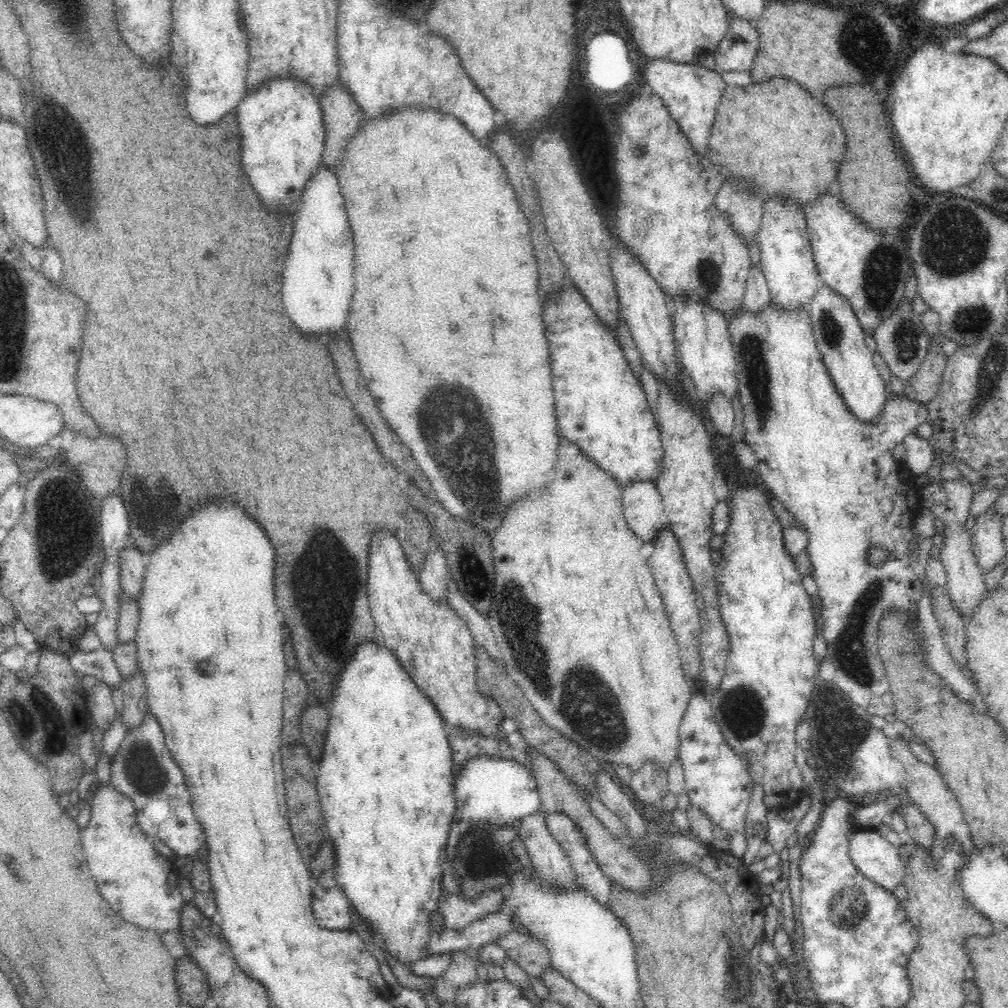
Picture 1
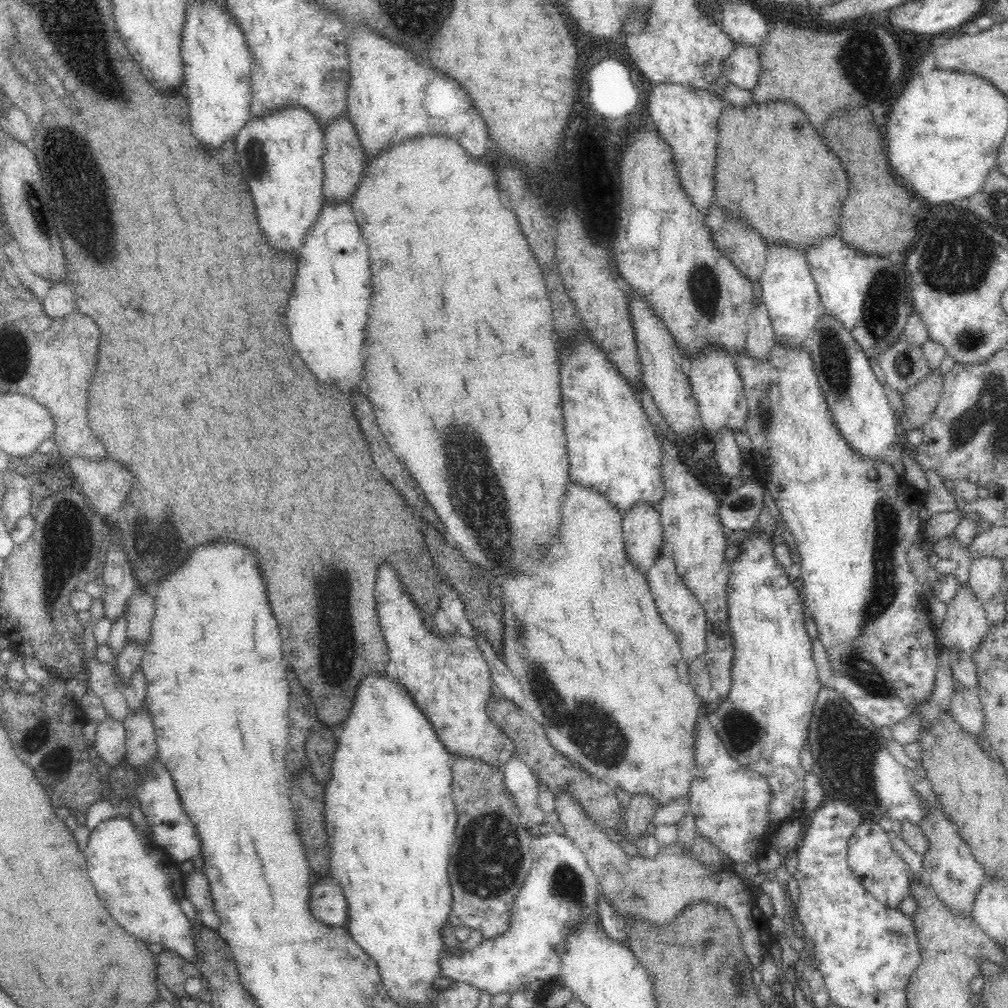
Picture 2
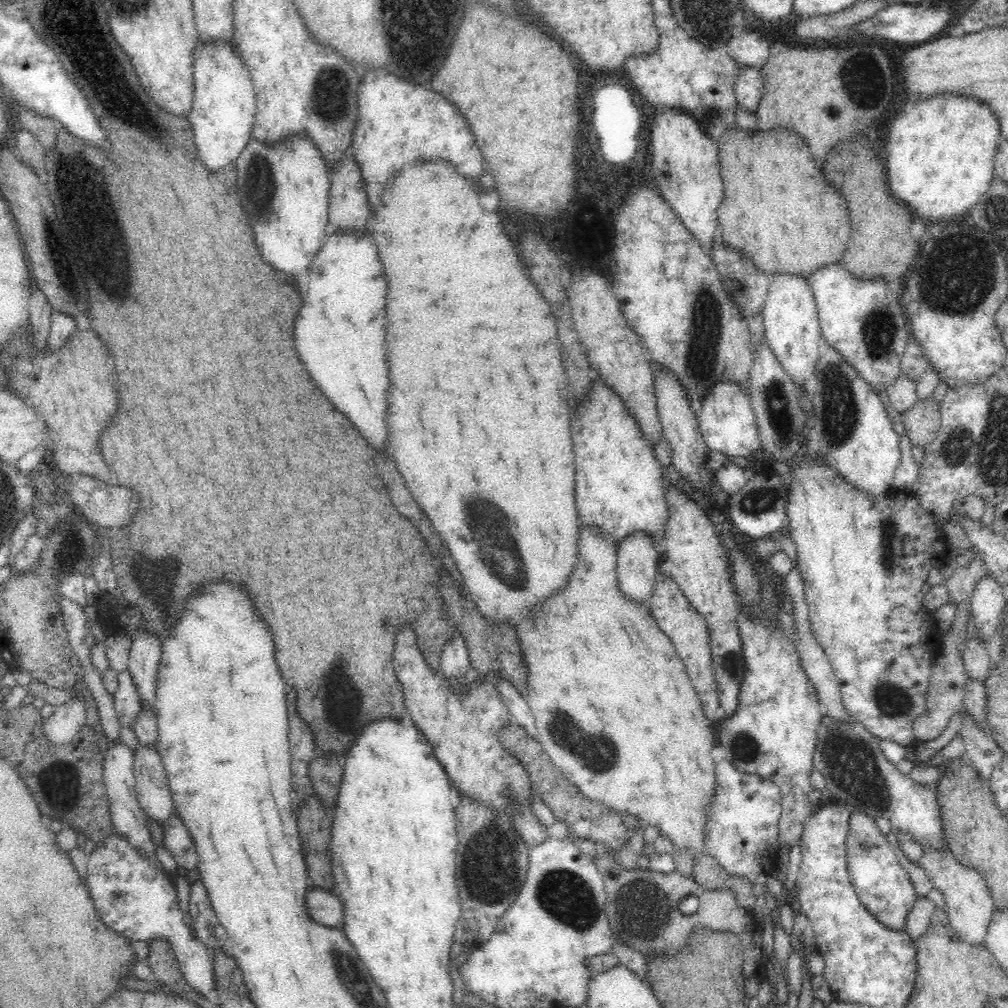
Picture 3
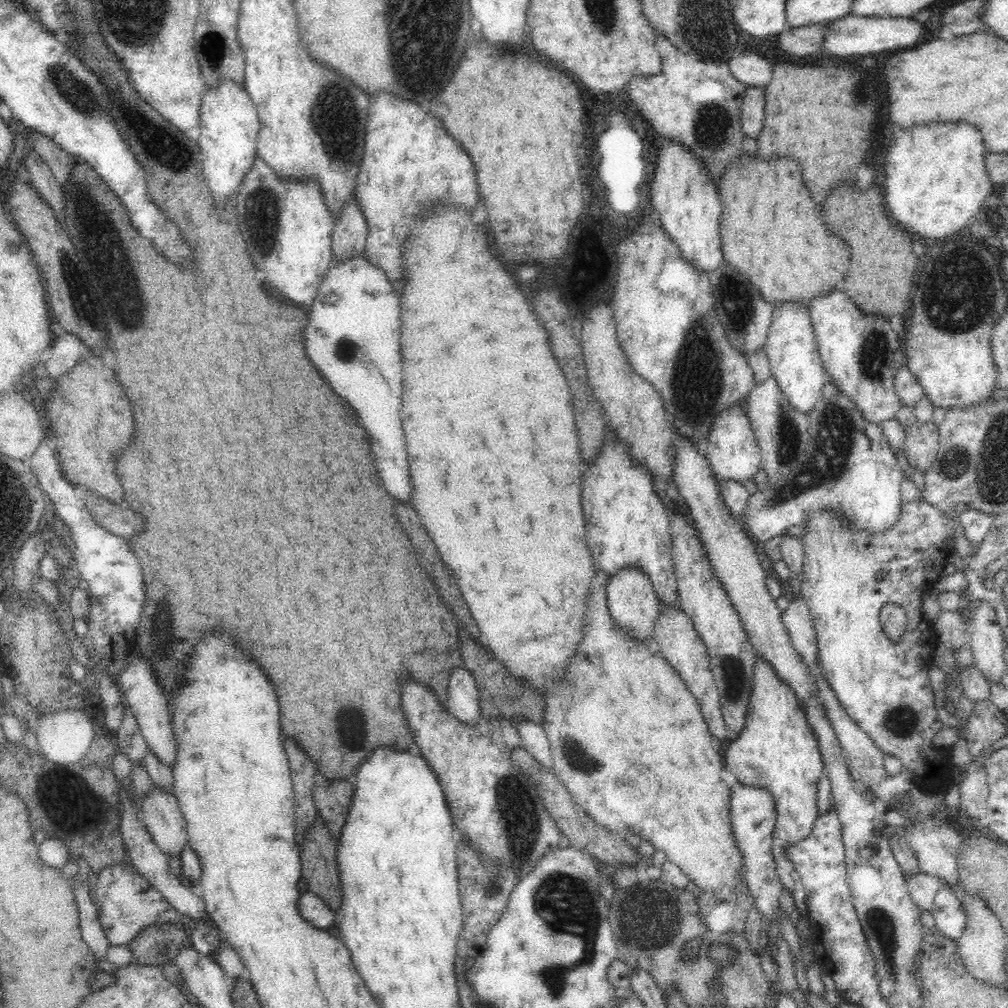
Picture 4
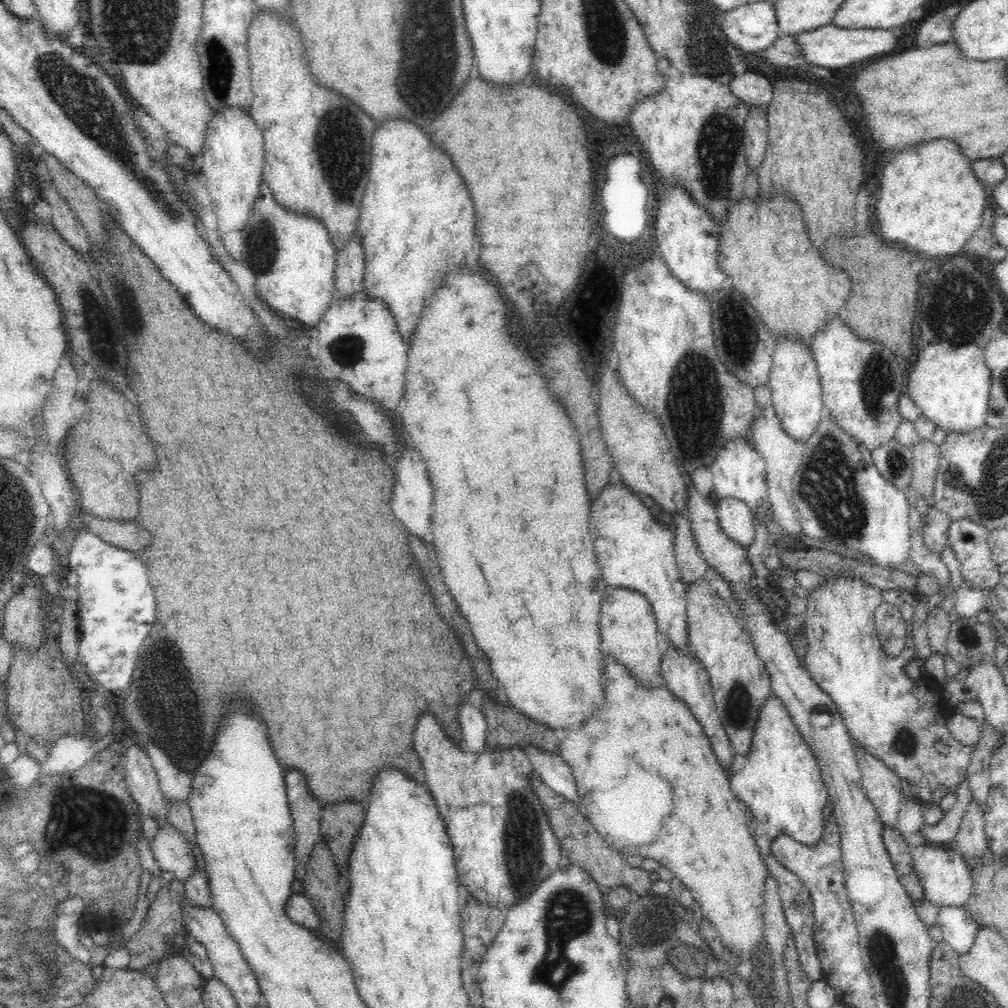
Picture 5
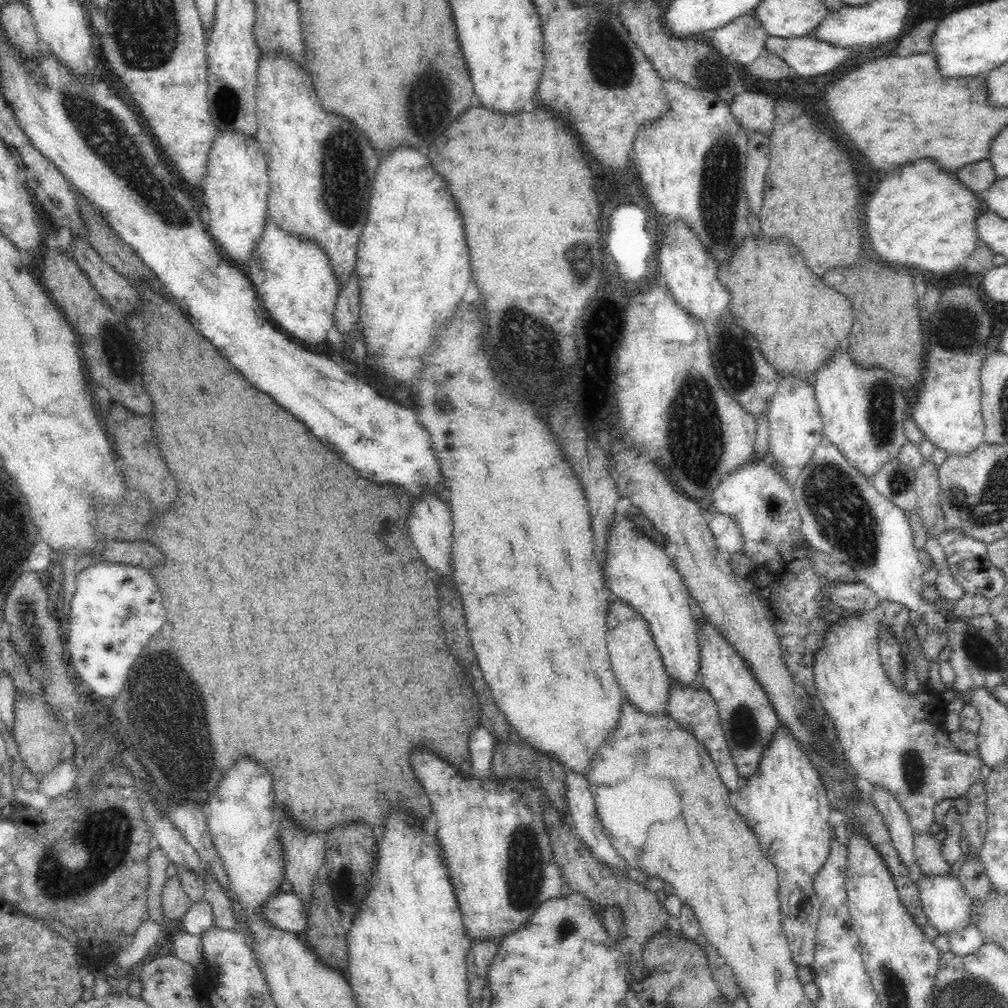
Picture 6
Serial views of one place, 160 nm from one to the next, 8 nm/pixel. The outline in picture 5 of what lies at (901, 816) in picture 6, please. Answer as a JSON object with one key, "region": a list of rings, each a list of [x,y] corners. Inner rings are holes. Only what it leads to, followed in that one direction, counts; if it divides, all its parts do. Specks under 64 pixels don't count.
{"region":[[[855,746],[854,749],[856,759],[858,759],[860,766],[863,789],[865,790],[868,800],[871,800],[871,803],[874,805],[874,809],[876,809],[876,813],[878,813],[883,826],[892,827],[899,835],[903,835],[904,837],[905,835],[901,834],[899,830],[897,817],[902,802],[902,795],[900,795],[900,792],[902,792],[900,778],[896,777],[896,774],[893,774],[892,770],[889,770],[878,758],[873,758],[873,756],[865,752],[864,749]]]}

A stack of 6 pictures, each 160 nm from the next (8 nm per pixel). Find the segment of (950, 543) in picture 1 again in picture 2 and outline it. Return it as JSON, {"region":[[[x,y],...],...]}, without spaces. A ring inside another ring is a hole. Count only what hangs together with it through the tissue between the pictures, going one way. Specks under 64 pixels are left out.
{"region":[[[966,586],[959,588],[947,604],[942,626],[935,632],[940,646],[956,648],[973,657],[988,636],[989,628],[985,608],[980,599],[974,597],[972,589]]]}

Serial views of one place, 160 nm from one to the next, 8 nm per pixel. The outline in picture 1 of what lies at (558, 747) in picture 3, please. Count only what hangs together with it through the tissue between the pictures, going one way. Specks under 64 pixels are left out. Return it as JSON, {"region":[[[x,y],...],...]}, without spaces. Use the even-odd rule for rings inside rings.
{"region":[[[566,438],[560,440],[558,456],[560,458],[556,462],[554,478],[548,482],[546,492],[530,494],[528,498],[520,502],[514,502],[506,510],[506,518],[500,530],[496,530],[494,538],[491,538],[495,581],[489,626],[501,649],[511,680],[522,690],[526,700],[542,717],[546,725],[562,733],[568,741],[574,741],[576,745],[592,754],[594,760],[612,771],[619,766],[627,766],[634,774],[646,762],[656,762],[657,766],[668,774],[672,761],[679,758],[679,728],[695,688],[685,675],[679,654],[680,648],[669,626],[660,591],[654,585],[654,577],[652,577],[647,559],[642,557],[644,543],[628,528],[624,519],[622,488],[616,483],[614,477],[604,473],[596,463],[590,462],[590,459],[584,458],[576,449],[576,444],[568,443]]]}

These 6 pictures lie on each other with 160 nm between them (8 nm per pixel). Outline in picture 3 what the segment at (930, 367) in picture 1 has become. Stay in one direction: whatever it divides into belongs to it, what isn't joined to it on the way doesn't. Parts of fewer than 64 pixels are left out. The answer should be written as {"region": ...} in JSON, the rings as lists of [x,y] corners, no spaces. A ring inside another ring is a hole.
{"region":[[[930,397],[925,401],[917,400],[917,403],[906,412],[900,414],[905,427],[905,435],[913,446],[925,450],[940,432],[941,416],[940,407]]]}

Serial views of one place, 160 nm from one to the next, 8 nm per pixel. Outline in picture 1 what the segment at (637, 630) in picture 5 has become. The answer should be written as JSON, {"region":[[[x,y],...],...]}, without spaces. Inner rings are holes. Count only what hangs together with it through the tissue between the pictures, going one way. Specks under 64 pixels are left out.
{"region":[[[636,481],[622,489],[623,515],[628,528],[644,544],[654,542],[656,535],[667,526],[668,517],[664,514],[662,497],[658,493],[657,483],[652,481]]]}

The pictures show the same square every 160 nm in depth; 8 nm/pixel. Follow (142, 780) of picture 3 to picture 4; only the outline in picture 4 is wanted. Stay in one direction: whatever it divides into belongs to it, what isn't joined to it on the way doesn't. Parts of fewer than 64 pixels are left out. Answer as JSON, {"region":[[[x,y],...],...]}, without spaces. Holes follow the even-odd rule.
{"region":[[[154,787],[143,797],[141,820],[152,843],[170,860],[172,857],[180,860],[181,852],[188,845],[187,822],[180,810],[177,798],[162,793]]]}

